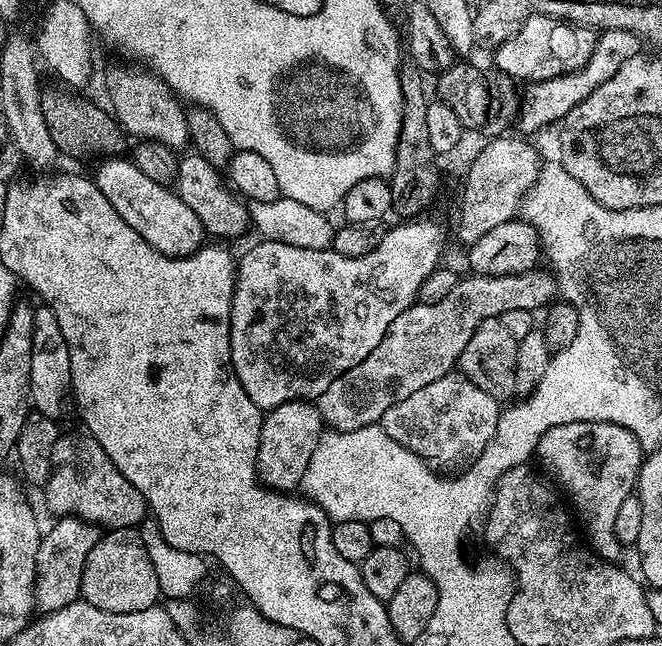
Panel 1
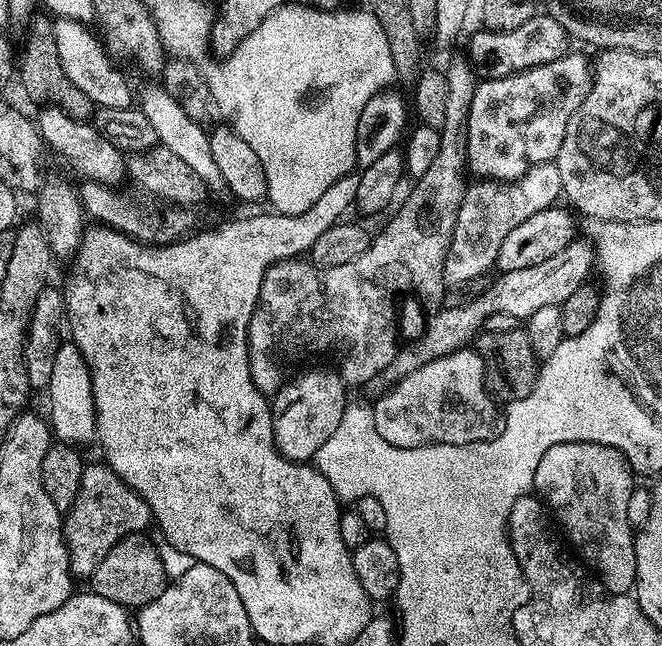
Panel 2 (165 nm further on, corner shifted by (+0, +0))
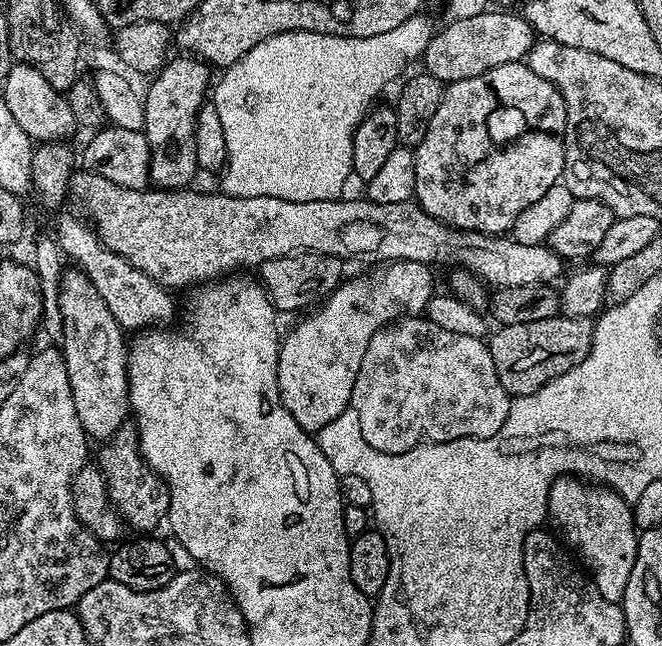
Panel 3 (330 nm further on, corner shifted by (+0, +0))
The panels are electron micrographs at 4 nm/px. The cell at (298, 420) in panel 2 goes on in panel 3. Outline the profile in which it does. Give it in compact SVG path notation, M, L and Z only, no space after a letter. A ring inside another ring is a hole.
M393 260L383 266L376 266L373 272L365 276L345 279L340 287L332 291L327 301L315 309L317 312L313 316L305 315L305 320L288 337L283 337L276 371L278 386L286 410L290 410L298 426L302 426L309 434L318 433L322 426L326 426L326 422L334 422L342 410L350 407L354 378L358 378L358 370L362 366L362 358L366 358L366 346L370 346L370 338L374 338L380 328L401 318L415 316L418 310L425 307L427 300L434 294L432 272L433 269L422 262Z

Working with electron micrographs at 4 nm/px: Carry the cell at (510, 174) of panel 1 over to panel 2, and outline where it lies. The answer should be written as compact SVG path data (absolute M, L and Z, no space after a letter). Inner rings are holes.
M555 162L535 165L527 175L511 182L476 182L473 188L471 185L462 198L458 222L454 222L454 234L444 267L445 285L462 286L491 273L496 268L498 250L502 250L502 242L509 237L510 230L538 214L538 210L553 207L561 196L562 174L558 174Z

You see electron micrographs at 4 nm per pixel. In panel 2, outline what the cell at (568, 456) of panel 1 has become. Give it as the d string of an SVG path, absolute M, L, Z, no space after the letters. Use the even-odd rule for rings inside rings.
M594 442L550 446L542 454L538 470L534 470L535 495L546 505L555 523L564 527L563 535L569 545L572 543L580 551L579 559L613 596L631 593L636 586L636 537L630 518L626 518L634 487L632 479L634 473L628 459L618 449Z

